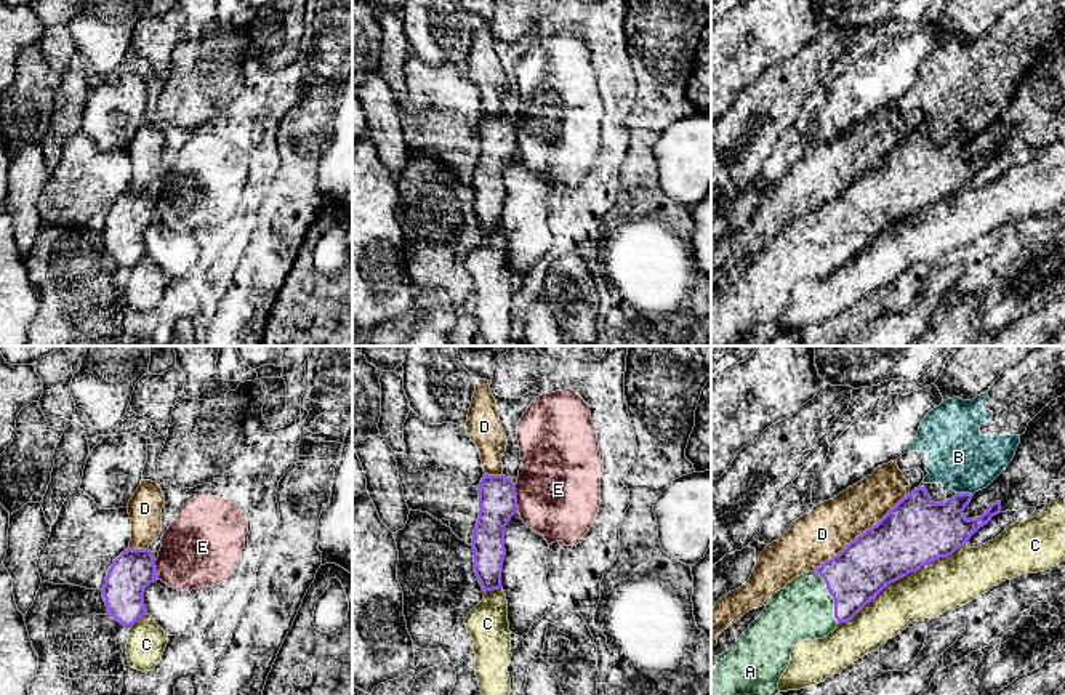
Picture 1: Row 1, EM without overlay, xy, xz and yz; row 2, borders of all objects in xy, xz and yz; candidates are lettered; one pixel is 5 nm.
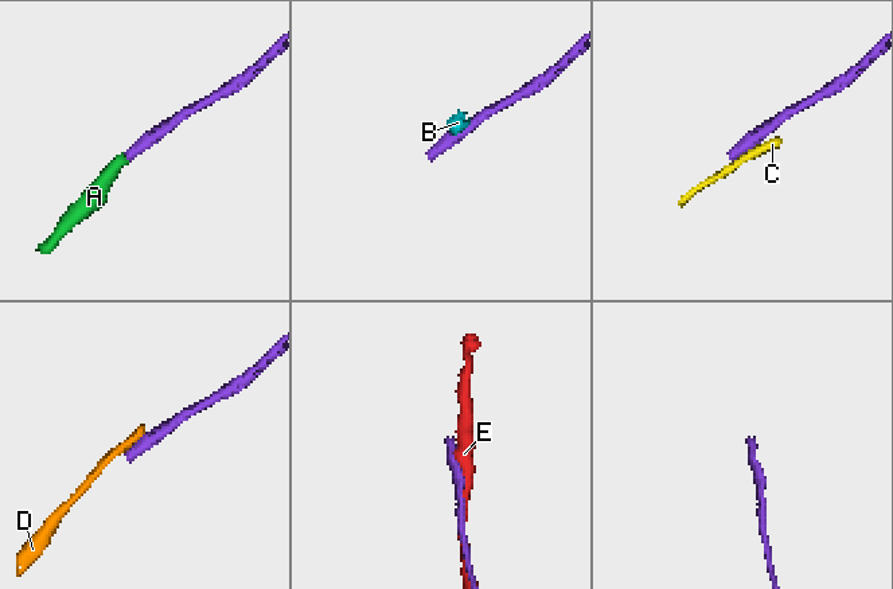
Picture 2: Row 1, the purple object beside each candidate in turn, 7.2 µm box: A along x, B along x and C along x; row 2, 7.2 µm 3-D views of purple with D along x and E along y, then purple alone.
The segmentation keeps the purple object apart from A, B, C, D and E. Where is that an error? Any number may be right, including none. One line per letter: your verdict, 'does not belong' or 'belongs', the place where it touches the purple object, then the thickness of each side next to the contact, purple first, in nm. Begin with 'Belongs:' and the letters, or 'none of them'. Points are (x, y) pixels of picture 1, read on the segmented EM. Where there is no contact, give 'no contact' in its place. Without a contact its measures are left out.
Belongs: A
A: belongs; meets purple in yz at (831, 594); 280 nm thick on the purple side, 300 nm on the other
B: does not belong; meets purple in yz at (964, 494); 280 nm thick on the purple side, 320 nm on the other
C: does not belong; meets purple in yz at (900, 577); 340 nm thick on the purple side, 260 nm on the other
D: does not belong; meets purple in yz at (860, 535); 320 nm thick on the purple side, 260 nm on the other
E: does not belong; meets purple in xz at (516, 497); 190 nm thick on the purple side, 420 nm on the other

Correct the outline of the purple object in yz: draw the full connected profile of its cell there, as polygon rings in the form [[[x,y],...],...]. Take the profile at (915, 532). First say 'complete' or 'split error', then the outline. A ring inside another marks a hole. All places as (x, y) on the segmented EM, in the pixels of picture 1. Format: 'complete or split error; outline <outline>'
split error; outline [[[919,485],[838,556],[825,560],[814,572],[796,576],[777,591],[745,634],[719,655],[711,673],[711,695],[777,695],[780,677],[799,641],[826,637],[838,623],[852,620],[887,585],[940,557],[951,556],[993,516],[1001,512],[1001,501],[995,501],[980,517],[966,519],[963,511],[972,496],[971,493],[956,493],[945,503],[934,503],[927,490]]]

